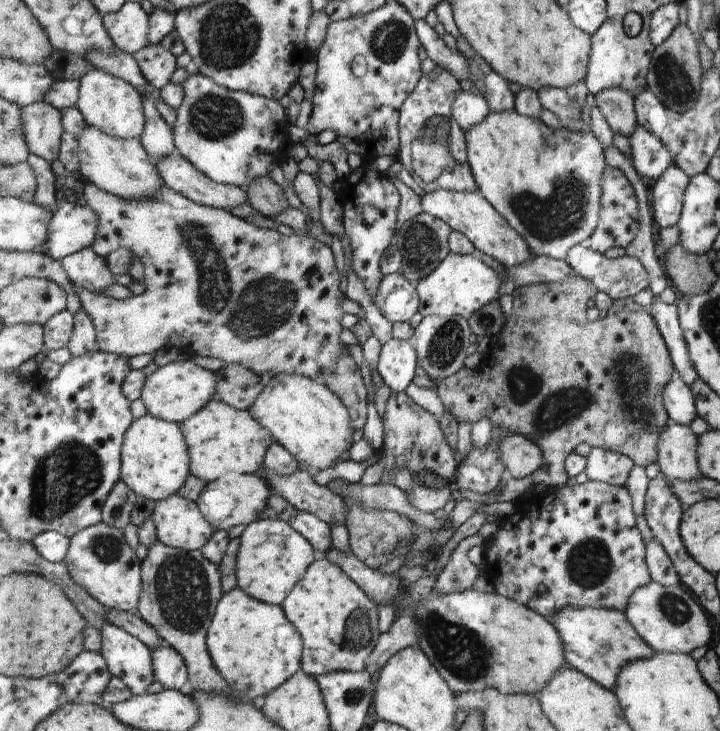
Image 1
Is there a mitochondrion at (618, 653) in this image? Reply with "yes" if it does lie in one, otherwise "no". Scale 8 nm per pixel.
no

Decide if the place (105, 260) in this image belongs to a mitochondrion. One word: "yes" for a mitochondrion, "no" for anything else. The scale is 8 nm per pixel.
no

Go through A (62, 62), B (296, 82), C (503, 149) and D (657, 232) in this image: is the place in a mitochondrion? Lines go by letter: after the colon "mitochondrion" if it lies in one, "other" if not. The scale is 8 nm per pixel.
A: other
B: other
C: other
D: other

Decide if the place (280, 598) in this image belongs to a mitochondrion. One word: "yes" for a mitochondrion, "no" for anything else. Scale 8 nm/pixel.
no

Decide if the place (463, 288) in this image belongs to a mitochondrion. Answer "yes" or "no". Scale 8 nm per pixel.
no

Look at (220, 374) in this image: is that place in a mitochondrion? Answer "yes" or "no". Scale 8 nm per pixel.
no

